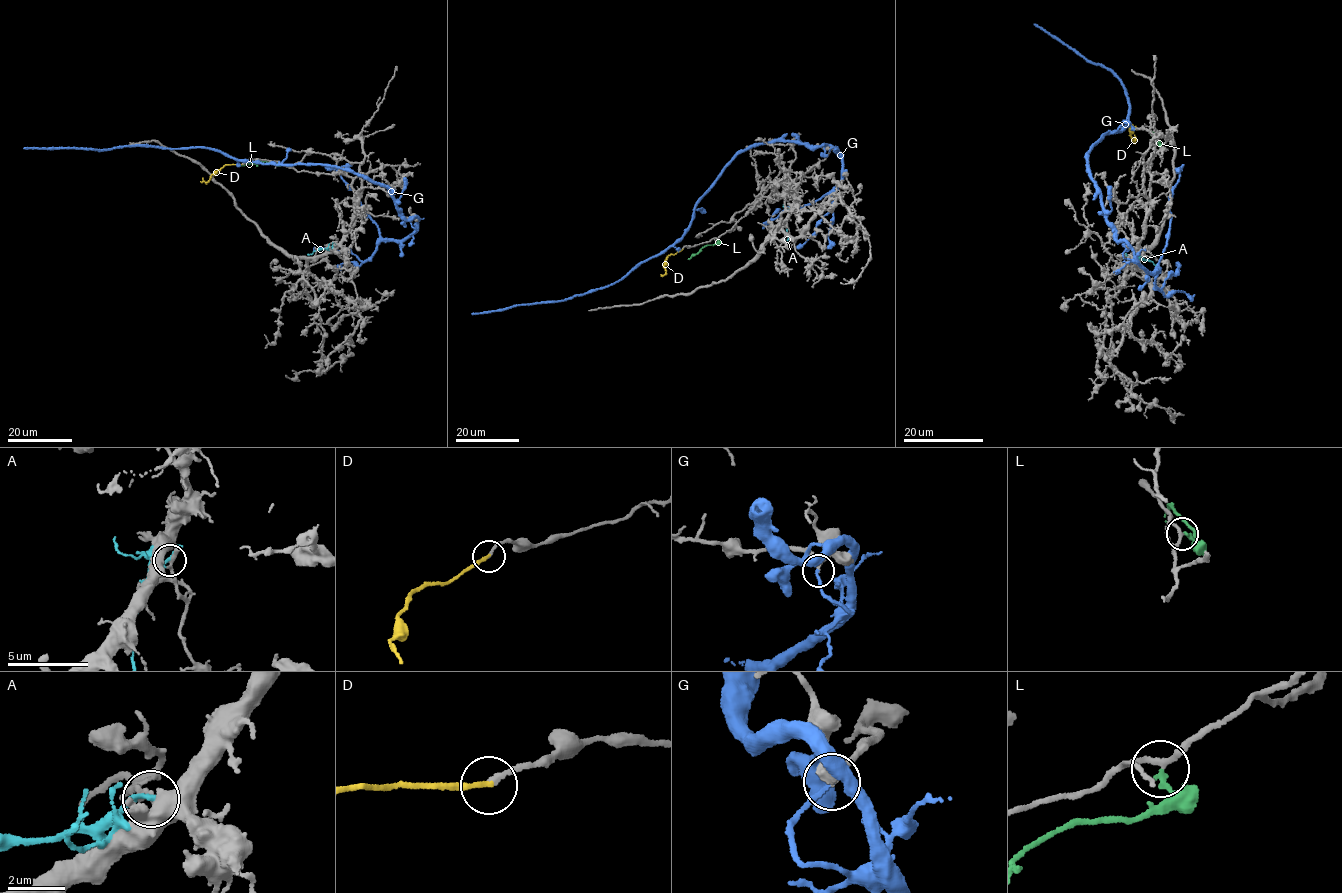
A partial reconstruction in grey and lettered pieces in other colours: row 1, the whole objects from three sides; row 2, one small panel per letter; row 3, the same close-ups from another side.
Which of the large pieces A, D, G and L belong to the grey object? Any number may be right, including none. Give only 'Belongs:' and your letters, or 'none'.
Belongs: D, L

